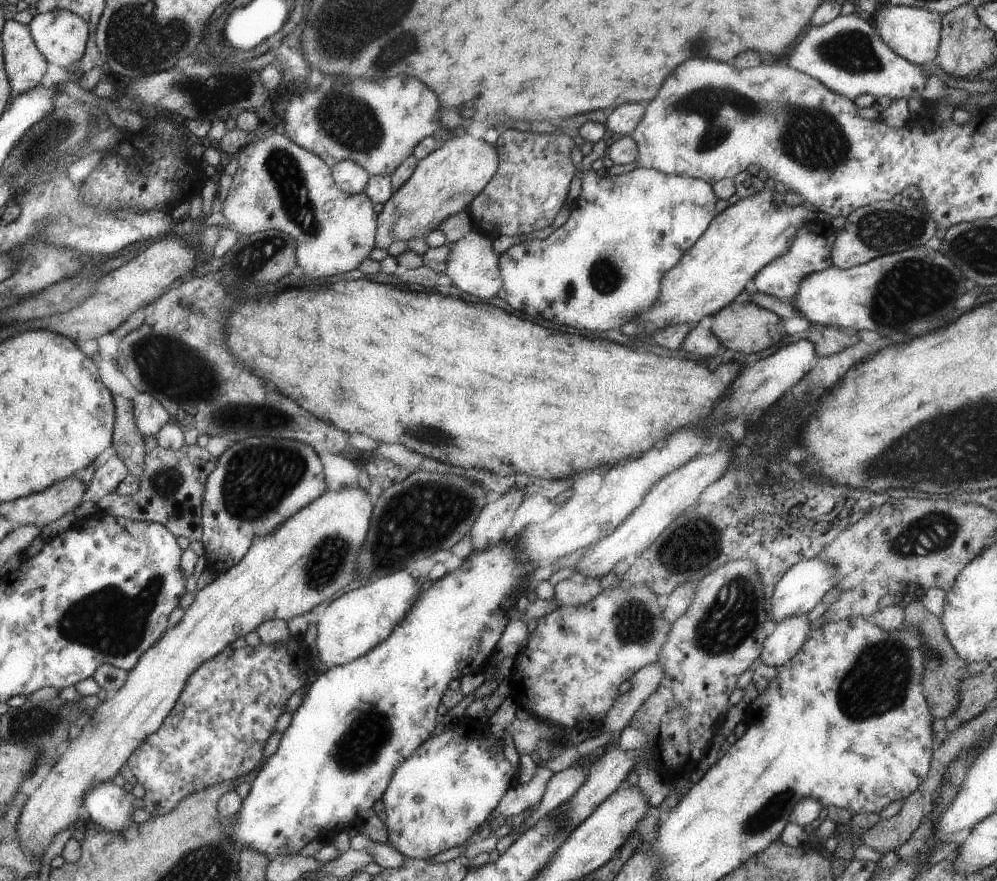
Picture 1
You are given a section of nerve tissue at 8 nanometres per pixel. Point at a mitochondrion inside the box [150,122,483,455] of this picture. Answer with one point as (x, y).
(282, 167)

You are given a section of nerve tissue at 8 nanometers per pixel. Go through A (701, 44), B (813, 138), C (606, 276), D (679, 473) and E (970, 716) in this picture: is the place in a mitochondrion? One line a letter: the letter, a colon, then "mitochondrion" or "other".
A: mitochondrion
B: mitochondrion
C: mitochondrion
D: other
E: other

